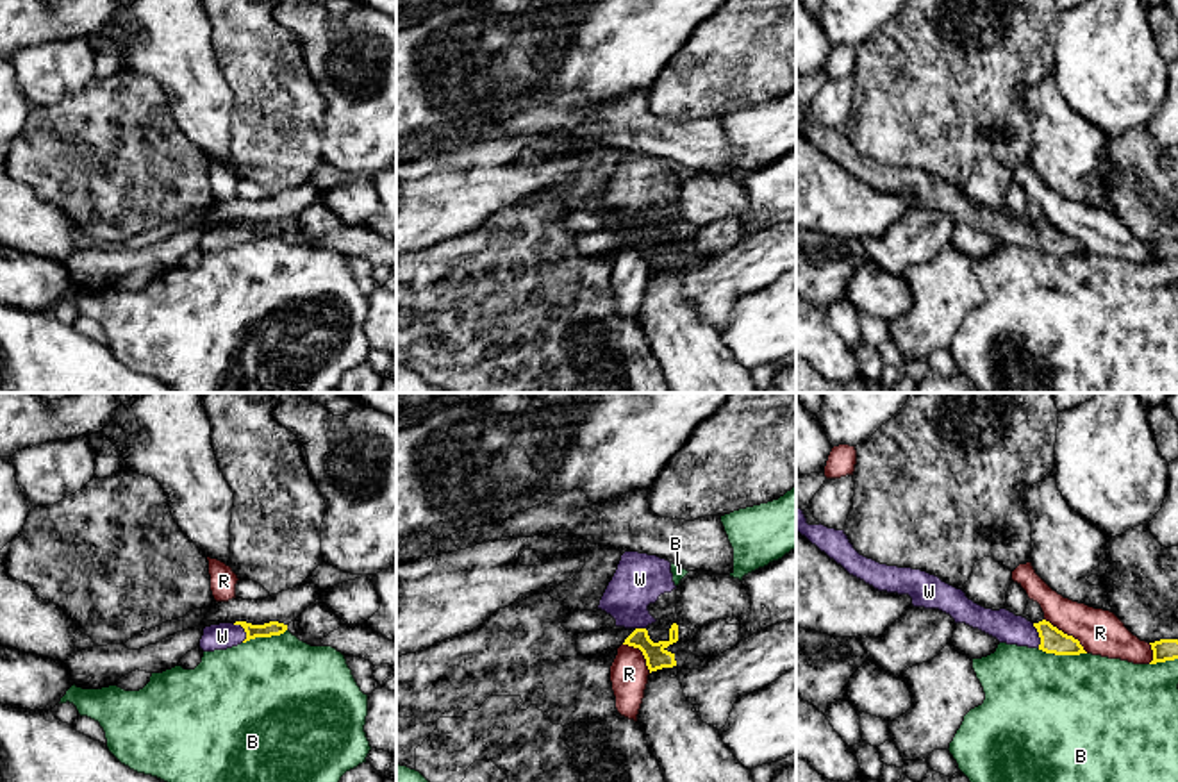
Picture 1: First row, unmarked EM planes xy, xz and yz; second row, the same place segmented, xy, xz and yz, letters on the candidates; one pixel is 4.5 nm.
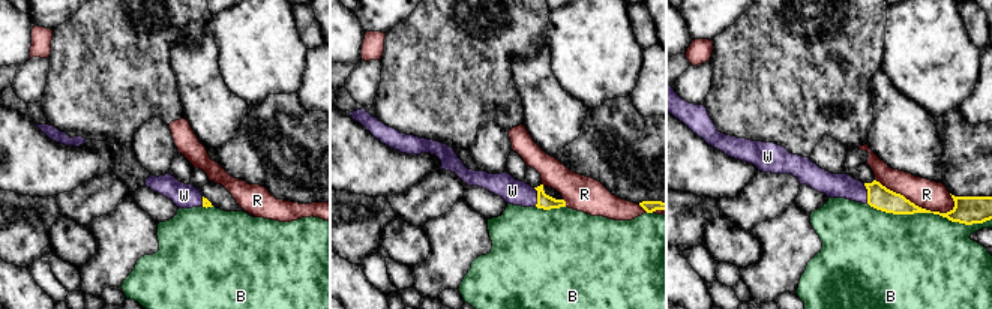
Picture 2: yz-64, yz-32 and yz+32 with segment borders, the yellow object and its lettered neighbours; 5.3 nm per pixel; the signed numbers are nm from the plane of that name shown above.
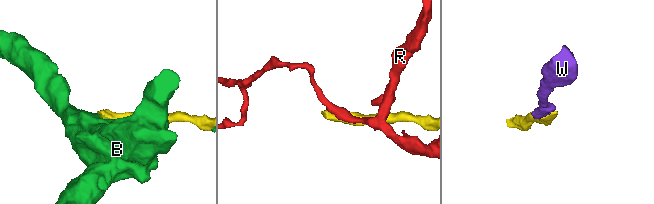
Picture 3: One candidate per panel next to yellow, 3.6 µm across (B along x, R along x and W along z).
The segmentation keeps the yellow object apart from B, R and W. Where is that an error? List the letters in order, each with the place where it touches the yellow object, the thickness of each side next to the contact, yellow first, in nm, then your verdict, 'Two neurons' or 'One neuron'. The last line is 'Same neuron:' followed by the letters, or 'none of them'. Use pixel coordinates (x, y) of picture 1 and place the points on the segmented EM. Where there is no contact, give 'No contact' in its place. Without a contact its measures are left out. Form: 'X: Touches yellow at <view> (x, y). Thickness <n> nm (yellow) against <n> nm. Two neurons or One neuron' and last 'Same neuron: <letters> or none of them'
B: Touches yellow at yz (1062, 654). Thickness 110 nm (yellow) against 500 nm. Two neurons
R: Touches yellow at yz (1066, 634). Thickness 110 nm (yellow) against 200 nm. Two neurons
W: Touches yellow at xy (245, 631). Thickness 70 nm (yellow) against 120 nm. One neuron
Same neuron: W

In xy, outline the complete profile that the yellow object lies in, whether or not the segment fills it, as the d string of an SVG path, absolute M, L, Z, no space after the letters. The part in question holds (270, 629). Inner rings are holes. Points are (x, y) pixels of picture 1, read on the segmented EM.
M246 621L211 625L203 628L200 648L203 652L227 650L255 637L280 636L286 630L287 625L278 621L264 625L252 625Z

